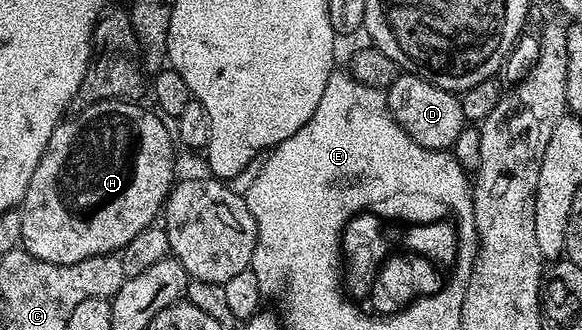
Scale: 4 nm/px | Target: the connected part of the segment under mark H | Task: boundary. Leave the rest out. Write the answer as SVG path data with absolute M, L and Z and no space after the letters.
M102 101L59 122L21 202L21 245L29 255L45 263L68 265L93 255L118 254L133 235L141 235L158 213L160 216L176 180L177 145L172 130L163 126L164 118L141 106L130 101Z

